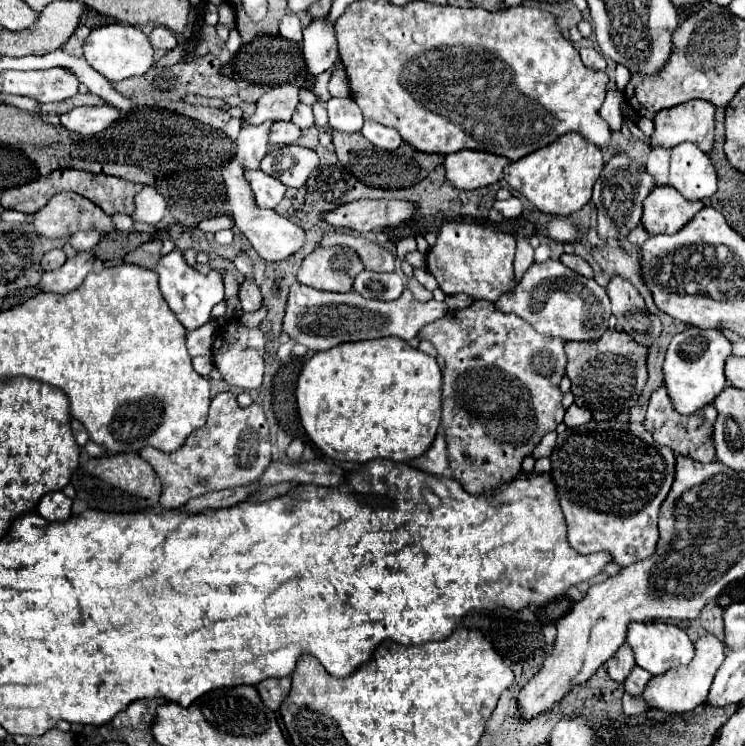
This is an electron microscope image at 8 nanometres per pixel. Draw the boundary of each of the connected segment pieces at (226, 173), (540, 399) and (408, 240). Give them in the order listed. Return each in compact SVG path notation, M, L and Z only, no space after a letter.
M235 157L229 163L225 163L221 167L221 171L223 171L221 175L223 175L225 189L227 189L227 199L229 199L231 213L233 213L233 223L249 239L249 243L259 253L259 257L263 257L267 261L281 261L281 259L293 255L297 249L301 249L303 239L305 239L305 231L301 227L297 227L295 223L291 223L287 217L279 215L277 211L257 209L255 197L251 195L253 191L243 175L243 167L239 165L239 161Z
M471 303L471 307L465 307L465 309L459 309L459 311L449 311L441 319L425 325L419 331L419 339L431 341L435 345L435 349L439 351L439 355L447 363L445 371L443 371L443 427L445 427L445 433L447 433L449 467L451 467L453 477L471 495L493 495L497 489L515 481L515 477L521 471L521 461L527 455L531 455L535 445L543 439L543 435L549 433L549 431L555 431L557 425L565 417L565 407L561 405L561 391L559 391L559 381L565 375L565 363L567 363L567 357L565 357L565 351L563 351L563 341L559 337L539 335L533 327L525 327L525 321L519 319L517 315L505 315L505 313L499 313L499 311L491 311L491 313L485 315L485 323L487 323L487 327L473 327L473 303Z
M405 237L405 239L401 239L401 241L397 243L397 257L399 257L399 259L405 259L405 255L411 253L411 251L415 251L415 249L417 249L415 239L413 239L413 237Z

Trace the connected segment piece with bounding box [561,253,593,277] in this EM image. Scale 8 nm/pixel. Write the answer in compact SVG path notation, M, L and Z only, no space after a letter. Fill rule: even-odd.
M563 253L563 255L561 255L561 263L563 263L563 265L567 265L569 269L577 271L579 275L593 277L593 269L591 269L591 267L589 267L589 263L587 263L583 257L579 257L579 255L567 255L567 253Z

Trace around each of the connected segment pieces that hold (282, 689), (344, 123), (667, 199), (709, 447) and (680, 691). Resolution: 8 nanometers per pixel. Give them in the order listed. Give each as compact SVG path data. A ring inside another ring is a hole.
M291 677L265 679L263 683L257 685L259 693L263 695L263 703L267 703L267 707L271 707L273 711L279 709L281 699L285 699L285 695L289 693L289 687L291 687Z
M351 97L345 99L329 99L327 101L329 111L329 127L343 133L357 133L363 127L363 115L357 107L357 103Z
M655 187L643 203L641 223L649 235L673 235L683 229L683 225L687 225L687 221L691 221L703 207L703 201L687 203L687 199L683 199L683 195L679 195L673 187Z
M661 385L651 395L645 425L647 425L647 431L653 435L653 439L659 445L669 447L675 455L685 455L685 457L691 457L691 459L701 461L701 463L711 463L711 461L715 461L715 447L711 443L711 431L713 431L715 415L717 415L717 411L713 405L707 405L707 407L695 411L695 415L687 415L687 417L679 415L671 407L671 401L667 399L667 389Z
M703 635L695 641L695 657L689 665L671 669L663 675L657 675L651 679L647 691L643 693L643 699L647 701L649 707L657 707L665 713L685 713L685 711L693 711L697 705L701 705L707 699L709 687L713 683L715 671L719 669L719 665L725 659L725 643L715 637L715 635Z

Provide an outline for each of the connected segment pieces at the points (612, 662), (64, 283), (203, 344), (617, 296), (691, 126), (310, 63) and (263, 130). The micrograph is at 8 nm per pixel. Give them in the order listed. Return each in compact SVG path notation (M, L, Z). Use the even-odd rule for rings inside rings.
M623 643L623 645L619 647L619 651L605 663L611 679L617 681L617 683L623 683L623 681L627 679L629 671L631 671L635 665L637 665L637 663L635 663L633 649L627 647L627 643Z
M77 253L73 259L67 259L67 263L55 271L47 271L39 281L39 291L45 293L57 293L65 295L77 289L85 275L93 269L95 255L93 253Z
M207 321L203 327L199 327L197 331L187 333L185 343L187 343L187 351L191 357L199 357L199 355L209 355L213 341L215 341L215 333L217 333L217 323L215 321Z
M615 275L605 285L605 291L611 299L613 315L617 317L623 331L627 331L637 343L651 345L661 333L661 321L647 311L639 291L619 275Z
M701 99L683 103L667 111L659 111L653 117L655 131L649 139L651 147L657 145L671 149L683 141L691 141L699 149L705 149L705 153L709 153L715 135L713 115L715 115L715 107L711 107L711 103Z
M313 19L303 31L303 57L307 71L317 77L323 71L329 71L337 57L337 39L335 29L325 23L325 19Z
M269 123L257 127L243 127L237 139L237 157L245 169L259 169L261 159L267 155L267 129Z

